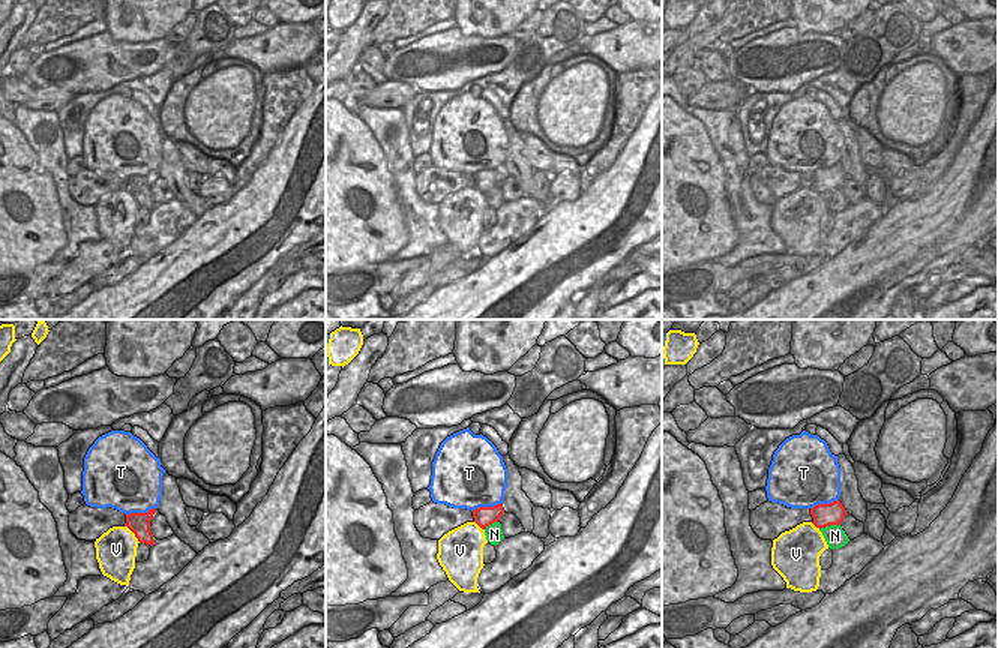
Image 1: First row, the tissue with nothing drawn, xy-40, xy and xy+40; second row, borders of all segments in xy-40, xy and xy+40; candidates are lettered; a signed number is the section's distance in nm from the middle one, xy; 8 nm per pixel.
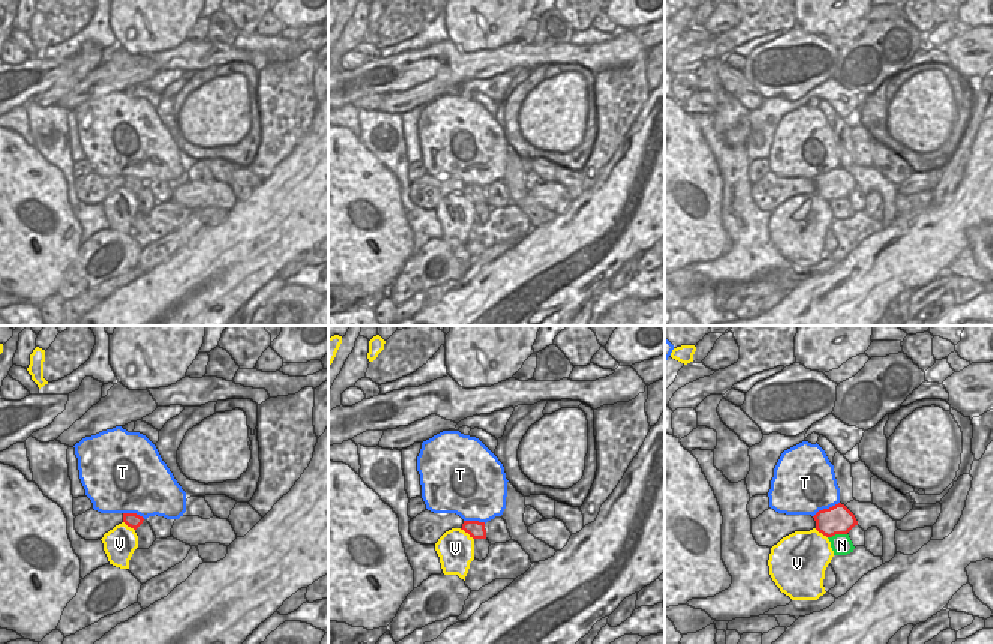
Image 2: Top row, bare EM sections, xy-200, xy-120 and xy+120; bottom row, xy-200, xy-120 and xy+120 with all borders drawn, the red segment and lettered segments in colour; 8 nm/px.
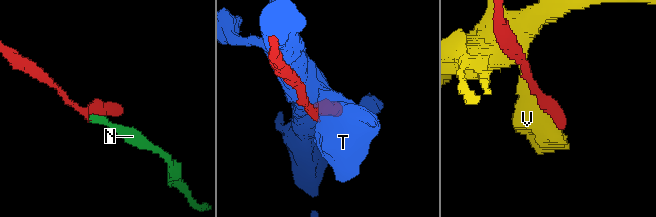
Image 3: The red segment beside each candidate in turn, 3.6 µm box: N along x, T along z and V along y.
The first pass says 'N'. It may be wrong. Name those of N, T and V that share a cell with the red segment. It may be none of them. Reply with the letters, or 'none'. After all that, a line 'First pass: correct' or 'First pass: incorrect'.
N
First pass: correct

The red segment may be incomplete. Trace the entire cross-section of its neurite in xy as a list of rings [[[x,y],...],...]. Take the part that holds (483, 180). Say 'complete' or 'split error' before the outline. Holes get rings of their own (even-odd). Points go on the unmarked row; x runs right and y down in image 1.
split error; [[[503,168],[473,174],[474,186],[485,195],[486,204],[494,210],[504,202],[501,188],[498,186],[503,177]]]

